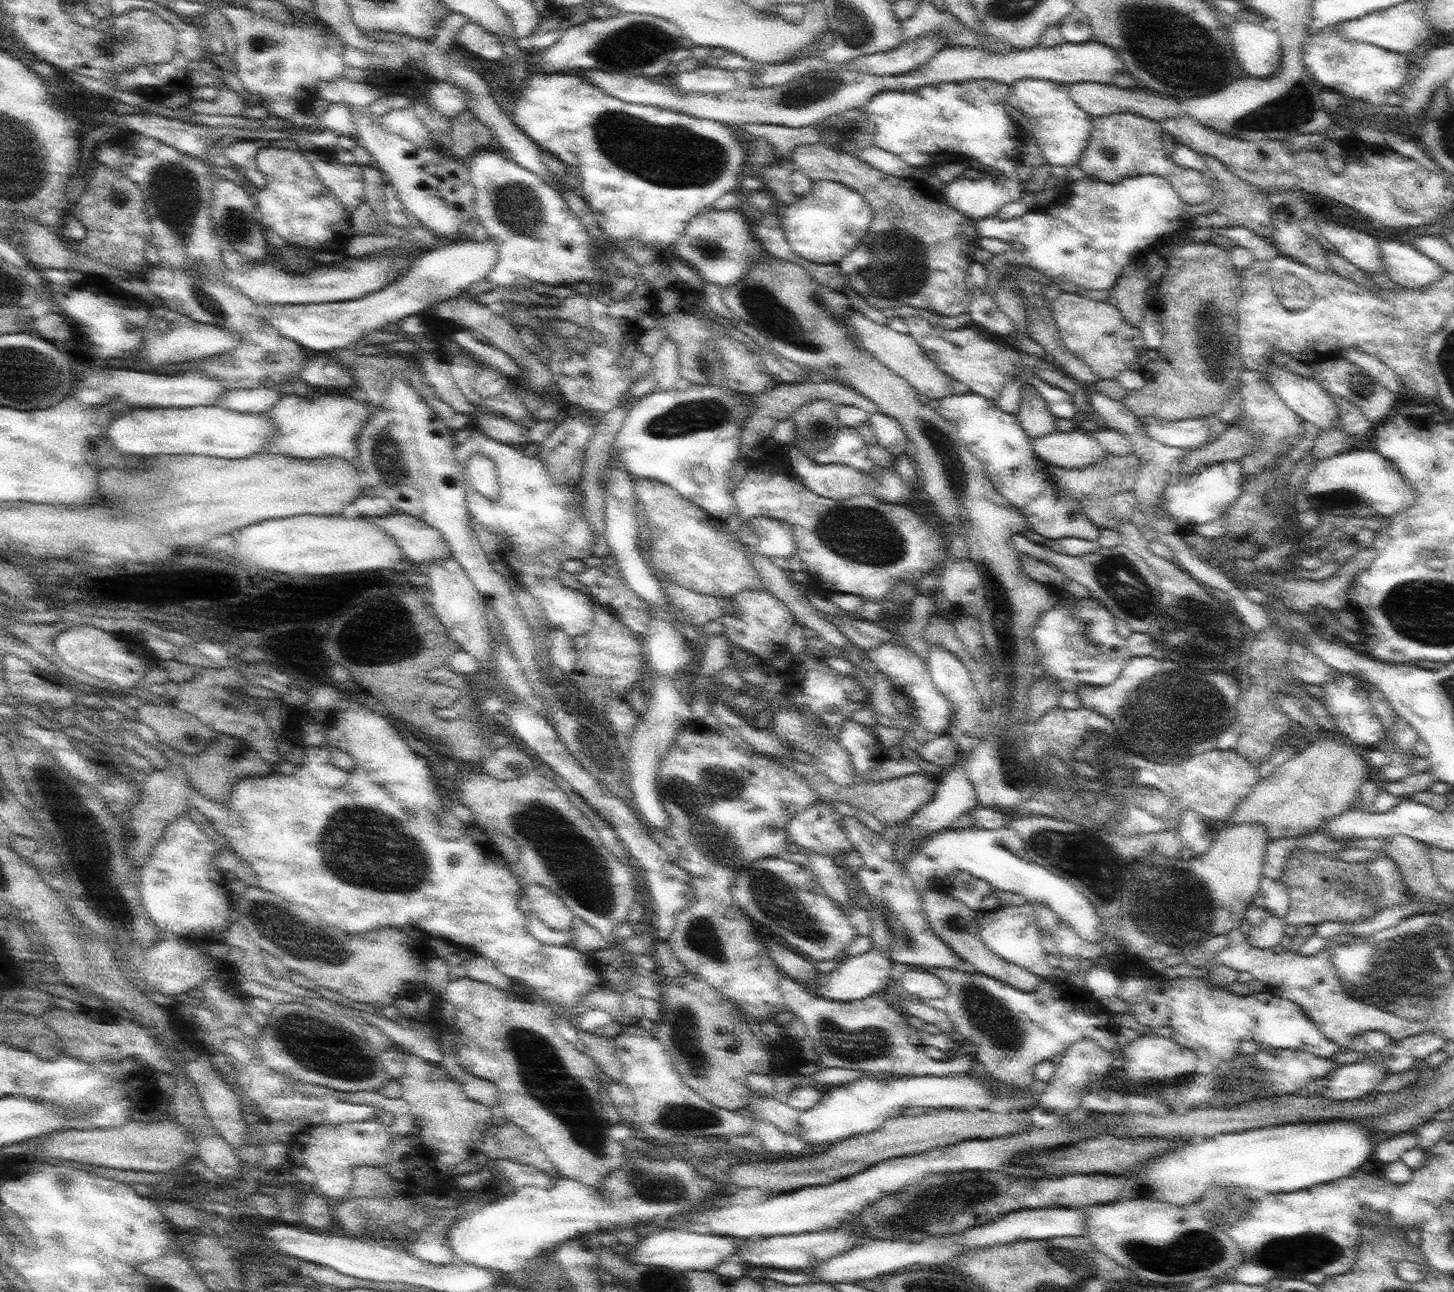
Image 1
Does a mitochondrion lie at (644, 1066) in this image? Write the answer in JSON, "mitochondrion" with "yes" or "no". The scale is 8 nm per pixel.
{"mitochondrion":"no"}

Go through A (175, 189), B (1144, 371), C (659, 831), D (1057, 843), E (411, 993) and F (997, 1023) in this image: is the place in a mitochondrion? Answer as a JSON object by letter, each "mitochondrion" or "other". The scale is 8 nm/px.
{"A":"mitochondrion","B":"other","C":"other","D":"mitochondrion","E":"other","F":"mitochondrion"}

